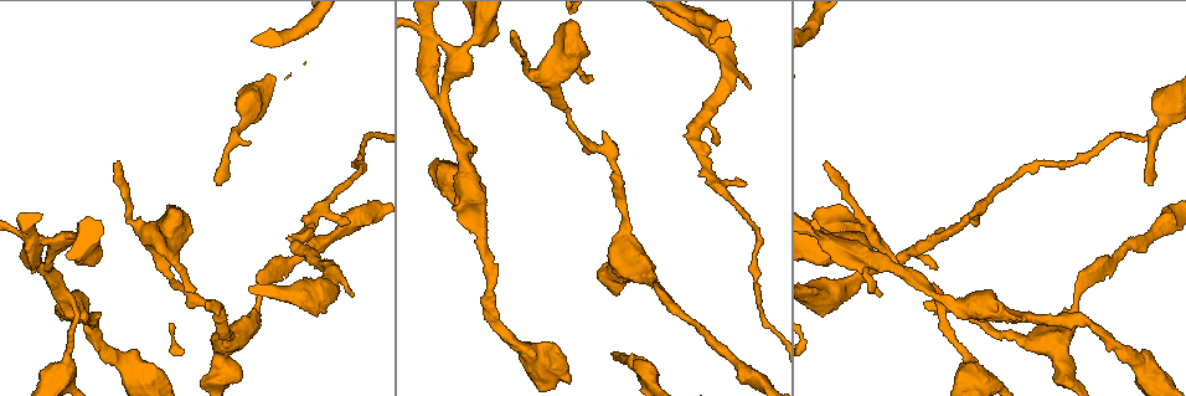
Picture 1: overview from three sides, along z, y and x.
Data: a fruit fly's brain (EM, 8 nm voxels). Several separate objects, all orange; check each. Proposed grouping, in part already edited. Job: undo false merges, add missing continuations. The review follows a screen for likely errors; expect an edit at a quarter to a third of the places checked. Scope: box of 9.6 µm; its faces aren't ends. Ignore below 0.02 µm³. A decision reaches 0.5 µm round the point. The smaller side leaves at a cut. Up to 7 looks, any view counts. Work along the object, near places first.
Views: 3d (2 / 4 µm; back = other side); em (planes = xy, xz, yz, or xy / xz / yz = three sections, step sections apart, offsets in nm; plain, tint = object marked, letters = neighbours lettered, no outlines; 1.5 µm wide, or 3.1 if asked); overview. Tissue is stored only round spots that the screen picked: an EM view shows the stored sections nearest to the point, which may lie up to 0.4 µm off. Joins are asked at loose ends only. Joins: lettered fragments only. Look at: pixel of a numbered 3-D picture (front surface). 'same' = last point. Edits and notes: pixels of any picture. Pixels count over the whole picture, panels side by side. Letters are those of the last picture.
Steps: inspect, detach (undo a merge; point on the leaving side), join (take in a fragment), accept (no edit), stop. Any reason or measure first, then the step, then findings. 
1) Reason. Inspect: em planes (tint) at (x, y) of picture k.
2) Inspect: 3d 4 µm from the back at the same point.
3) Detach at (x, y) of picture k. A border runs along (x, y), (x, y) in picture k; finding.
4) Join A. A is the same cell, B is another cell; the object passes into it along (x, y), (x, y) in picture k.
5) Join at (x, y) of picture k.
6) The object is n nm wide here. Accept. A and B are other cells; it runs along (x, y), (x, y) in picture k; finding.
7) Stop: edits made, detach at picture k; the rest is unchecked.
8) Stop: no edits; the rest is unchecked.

Thin end. Inspect: 3d 4 µm at (512, 31) of picture 1.

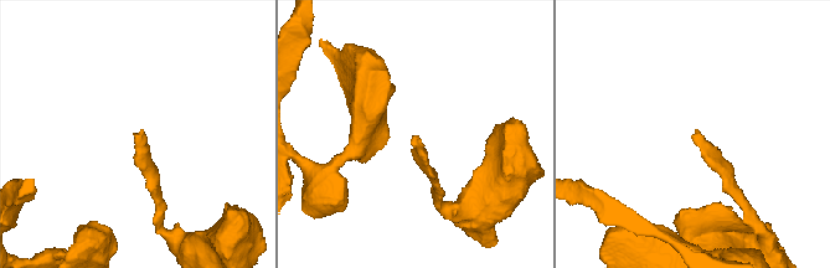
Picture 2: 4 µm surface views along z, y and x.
Inspect: em planes (plain) at (136, 136) of picture 2.

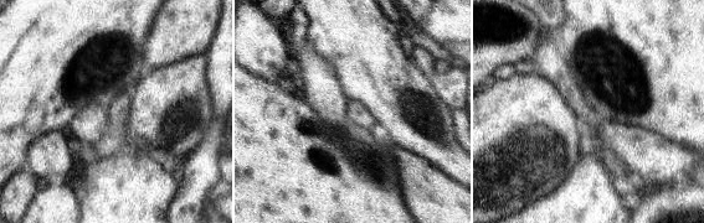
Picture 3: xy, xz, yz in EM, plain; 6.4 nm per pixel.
Inspect: em planes (letters) at the same point.

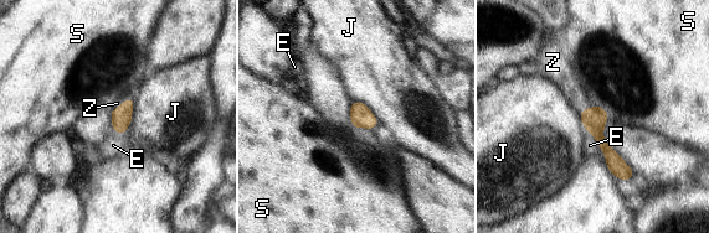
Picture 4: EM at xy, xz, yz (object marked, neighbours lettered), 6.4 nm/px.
Join Z. Z is the same cell, E, J and S are other cells; the object passes into it along (121, 117), (122, 104), (117, 103) in picture 4; the cell continues.

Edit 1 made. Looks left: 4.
Inspect: overview.

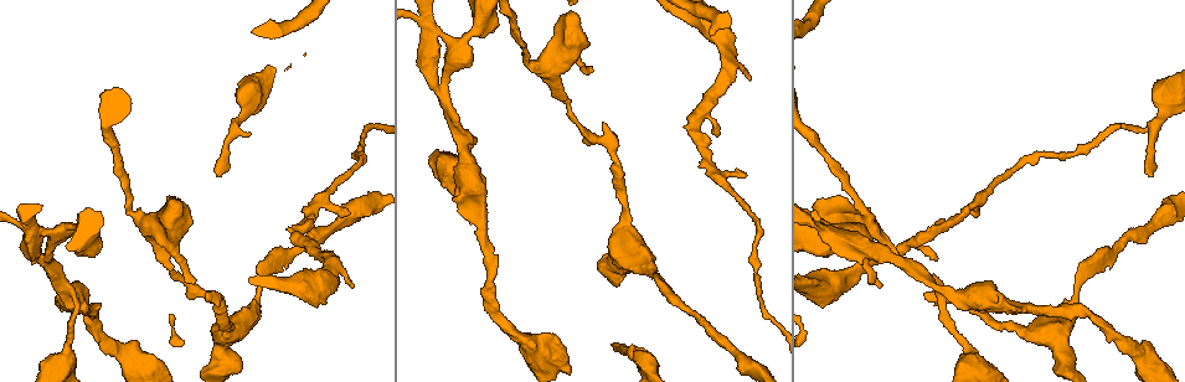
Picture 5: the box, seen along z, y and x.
Branch stops here. Inspect: em xy step 4 (letters) at (614, 351) of picture 5.

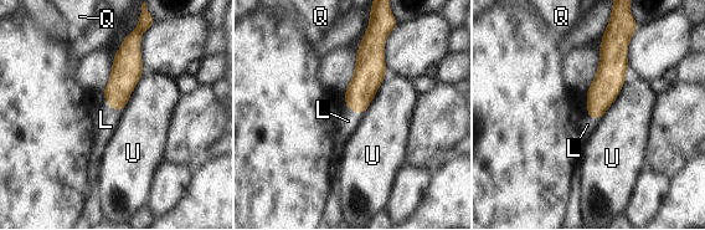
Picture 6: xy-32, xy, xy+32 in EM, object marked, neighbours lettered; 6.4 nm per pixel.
Cut it another way. Inspect: em planes (letters) at the same point.

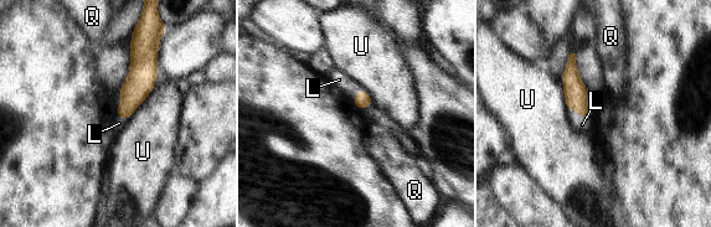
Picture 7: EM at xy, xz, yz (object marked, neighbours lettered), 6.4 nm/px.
Join L. L is the same cell, Q and U are other cells; the object passes into it along (575, 91), (580, 115), (582, 124) in picture 7; the cell continues.

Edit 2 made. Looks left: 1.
Stop: edits made, join at picture 4, join at picture 7; the rest is unchecked.

